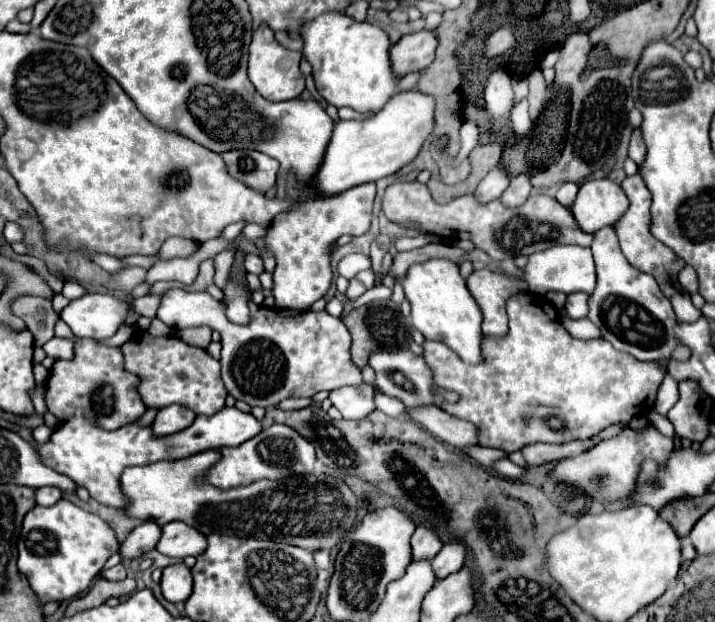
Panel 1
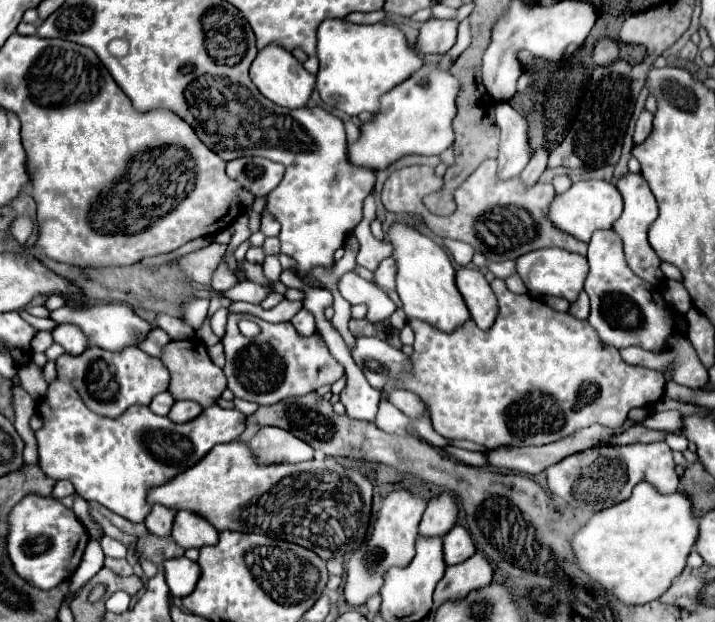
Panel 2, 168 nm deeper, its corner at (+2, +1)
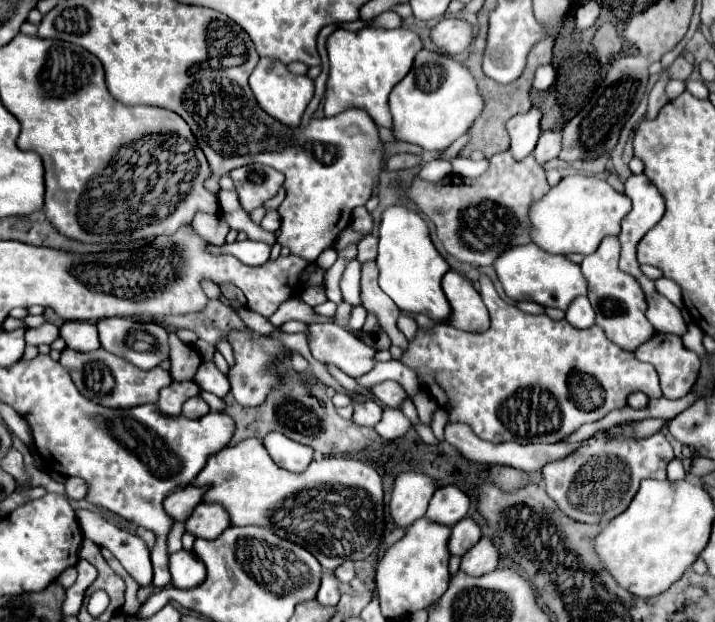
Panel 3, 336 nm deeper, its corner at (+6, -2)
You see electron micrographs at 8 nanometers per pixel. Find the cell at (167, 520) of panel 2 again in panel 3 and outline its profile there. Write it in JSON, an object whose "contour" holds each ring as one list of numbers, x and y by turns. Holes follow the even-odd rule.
{"contour":[[188,485,164,499,164,511,174,521,186,521,190,511,200,503,202,495,204,495,204,489]]}

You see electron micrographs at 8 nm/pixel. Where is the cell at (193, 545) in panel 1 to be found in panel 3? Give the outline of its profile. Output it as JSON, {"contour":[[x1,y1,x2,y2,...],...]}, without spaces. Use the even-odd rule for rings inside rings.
{"contour":[[200,503,194,507,192,515,184,521,186,533,200,539,216,539,228,527,228,515,220,505]]}

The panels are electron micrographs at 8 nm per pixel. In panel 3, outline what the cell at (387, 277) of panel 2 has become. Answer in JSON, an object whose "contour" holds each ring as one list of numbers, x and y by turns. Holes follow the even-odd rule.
{"contour":[[364,263,362,265,362,307,366,311,372,311,378,315,380,327,390,335,394,345,406,349,408,339,396,327,396,317,400,311,392,303,392,299,380,289,378,275,380,275,380,269,376,263]]}

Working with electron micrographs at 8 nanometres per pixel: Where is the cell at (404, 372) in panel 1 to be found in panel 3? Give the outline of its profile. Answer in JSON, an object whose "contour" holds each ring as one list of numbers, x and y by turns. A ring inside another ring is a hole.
{"contour":[[336,323,310,325,310,351,320,363,332,363,350,377,360,377,378,363,374,347]]}

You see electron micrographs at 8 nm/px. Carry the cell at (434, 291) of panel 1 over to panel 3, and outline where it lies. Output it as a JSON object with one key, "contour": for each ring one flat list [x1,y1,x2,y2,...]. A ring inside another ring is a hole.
{"contour":[[396,205,384,211,376,263,380,267,380,287,400,307,400,311,426,315,436,323,442,323,452,315,452,307,442,291,442,277,450,267,436,251,428,227,418,213]]}

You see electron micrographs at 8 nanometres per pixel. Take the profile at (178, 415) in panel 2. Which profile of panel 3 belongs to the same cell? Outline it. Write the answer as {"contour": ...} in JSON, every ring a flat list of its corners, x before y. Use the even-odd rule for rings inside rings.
{"contour":[[192,397,188,399,184,405,182,405,182,415,186,415,188,419,198,419,198,417,204,417,208,413,208,405,202,397]]}

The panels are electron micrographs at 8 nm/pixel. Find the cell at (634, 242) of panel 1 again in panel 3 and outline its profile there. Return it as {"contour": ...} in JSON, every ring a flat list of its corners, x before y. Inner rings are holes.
{"contour":[[630,175,630,177,626,179,626,183,624,183,624,195,630,197,630,201,632,201,632,211,622,219,622,231,620,231,620,235,618,235,620,245,622,245,622,255,620,255,620,265,618,265,618,267,620,267,624,273,630,273,630,275,642,285,642,289,644,289,646,295,658,295,656,289,654,289,654,281,648,279,648,277,640,271,640,263,636,261,636,247,638,247,640,239,646,235,646,231,650,231,650,229,660,221,660,217,664,215,664,199,662,199,662,195,658,193,658,189,646,179,646,175]]}

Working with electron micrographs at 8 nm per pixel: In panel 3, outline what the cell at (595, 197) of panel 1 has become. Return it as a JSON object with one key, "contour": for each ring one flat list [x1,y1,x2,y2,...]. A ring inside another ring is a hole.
{"contour":[[568,175,530,207,532,241,548,253,582,253,598,249,606,235,618,235,622,217,630,211,630,199,614,191,606,181,584,175]]}

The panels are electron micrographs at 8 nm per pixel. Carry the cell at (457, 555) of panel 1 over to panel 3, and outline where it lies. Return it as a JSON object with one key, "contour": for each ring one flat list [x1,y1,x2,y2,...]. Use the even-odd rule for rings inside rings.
{"contour":[[464,517,452,527,452,535,448,539,448,553,462,557,466,551,470,551,480,541,480,537,482,537,482,531,476,525,476,521]]}

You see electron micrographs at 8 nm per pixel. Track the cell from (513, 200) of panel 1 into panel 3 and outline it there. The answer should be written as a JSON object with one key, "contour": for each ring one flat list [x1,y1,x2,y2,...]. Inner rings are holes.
{"contour":[[544,131,544,133,540,135,540,139,538,139,538,145,536,145,534,153,532,153,534,159,536,159,540,165,544,165,544,163,548,163,550,159,558,157,560,139,562,139,560,131]]}

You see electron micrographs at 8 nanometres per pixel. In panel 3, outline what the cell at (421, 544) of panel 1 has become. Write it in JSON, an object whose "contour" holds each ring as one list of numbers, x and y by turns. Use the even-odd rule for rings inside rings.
{"contour":[[456,485,440,487,430,499,426,519,432,523,454,527,462,517,466,517,468,507,470,507,468,495,460,491]]}

